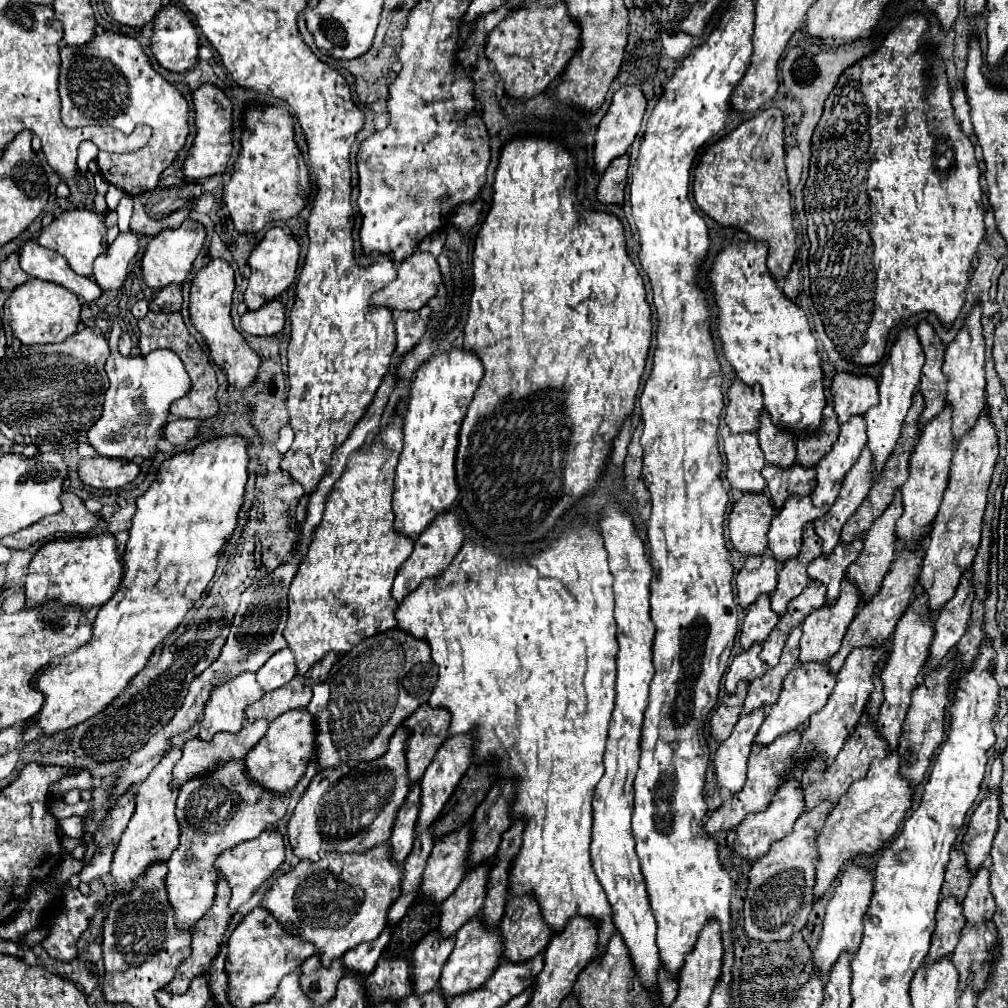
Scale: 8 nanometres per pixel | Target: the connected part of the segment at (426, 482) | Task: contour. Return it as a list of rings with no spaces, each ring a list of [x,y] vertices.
[[[453,347],[451,351],[433,355],[415,371],[405,413],[405,441],[395,469],[393,493],[395,529],[411,539],[415,539],[435,519],[435,515],[447,511],[459,495],[455,481],[459,429],[481,377],[483,363],[475,353],[465,351],[463,347]]]

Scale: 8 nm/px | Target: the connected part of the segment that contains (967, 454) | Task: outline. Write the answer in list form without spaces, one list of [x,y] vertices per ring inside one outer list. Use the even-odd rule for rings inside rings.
[[[985,407],[975,425],[959,439],[953,467],[949,473],[949,485],[943,495],[943,503],[935,517],[933,529],[929,533],[929,545],[923,559],[921,569],[921,585],[929,595],[931,611],[943,607],[955,593],[961,575],[971,567],[973,557],[977,553],[981,541],[981,519],[987,503],[987,489],[991,483],[991,475],[999,455],[999,437],[995,433],[995,425],[989,417],[989,409]]]

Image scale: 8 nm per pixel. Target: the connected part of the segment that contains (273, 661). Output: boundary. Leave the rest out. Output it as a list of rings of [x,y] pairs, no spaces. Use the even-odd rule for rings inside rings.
[[[289,647],[271,655],[271,659],[257,671],[257,681],[265,691],[273,691],[297,675],[295,657]]]

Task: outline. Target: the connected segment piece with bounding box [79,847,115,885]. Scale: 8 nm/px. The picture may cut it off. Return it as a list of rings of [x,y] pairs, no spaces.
[[[105,847],[101,849],[99,853],[95,853],[95,857],[91,859],[89,865],[85,865],[79,873],[79,879],[81,883],[91,883],[93,879],[99,879],[103,875],[107,875],[111,871],[111,859],[113,859],[113,853],[115,853],[115,847]]]

